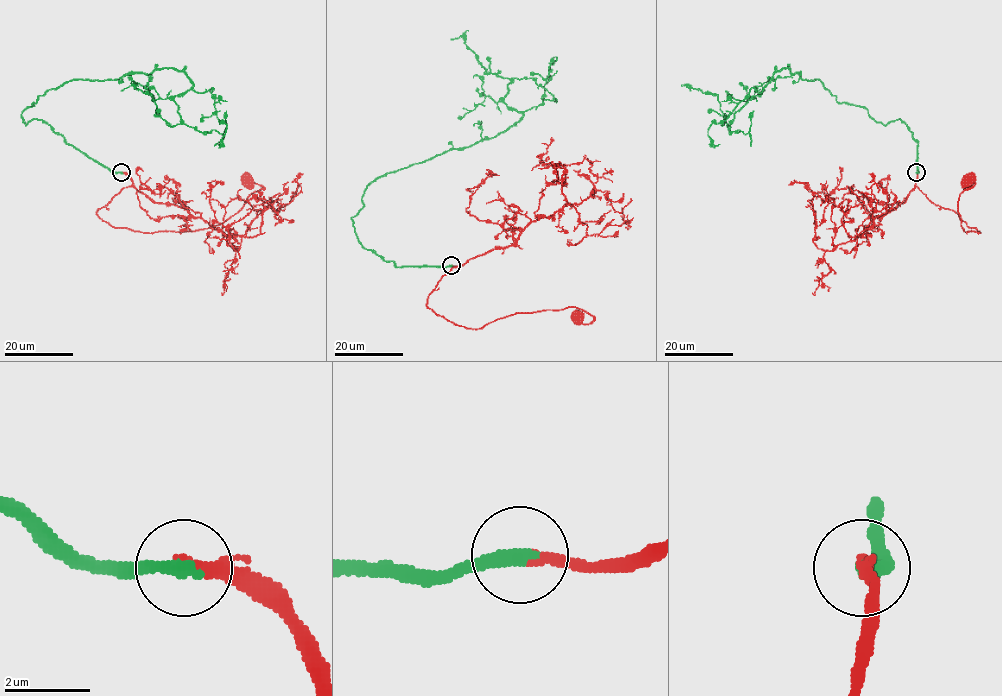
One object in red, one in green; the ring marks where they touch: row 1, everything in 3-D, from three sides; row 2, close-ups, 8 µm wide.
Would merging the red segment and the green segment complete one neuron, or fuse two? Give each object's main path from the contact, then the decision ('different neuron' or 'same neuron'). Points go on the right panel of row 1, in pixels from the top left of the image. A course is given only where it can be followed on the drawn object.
course red (917, 172), (915, 185), (933, 203), (953, 210), (979, 233), (961, 225), (958, 198), (974, 184), (966, 180); course green (917, 173), (917, 141), (900, 119), (883, 125), (819, 79), (778, 70), (728, 126), (716, 95), (690, 91); same neuron

